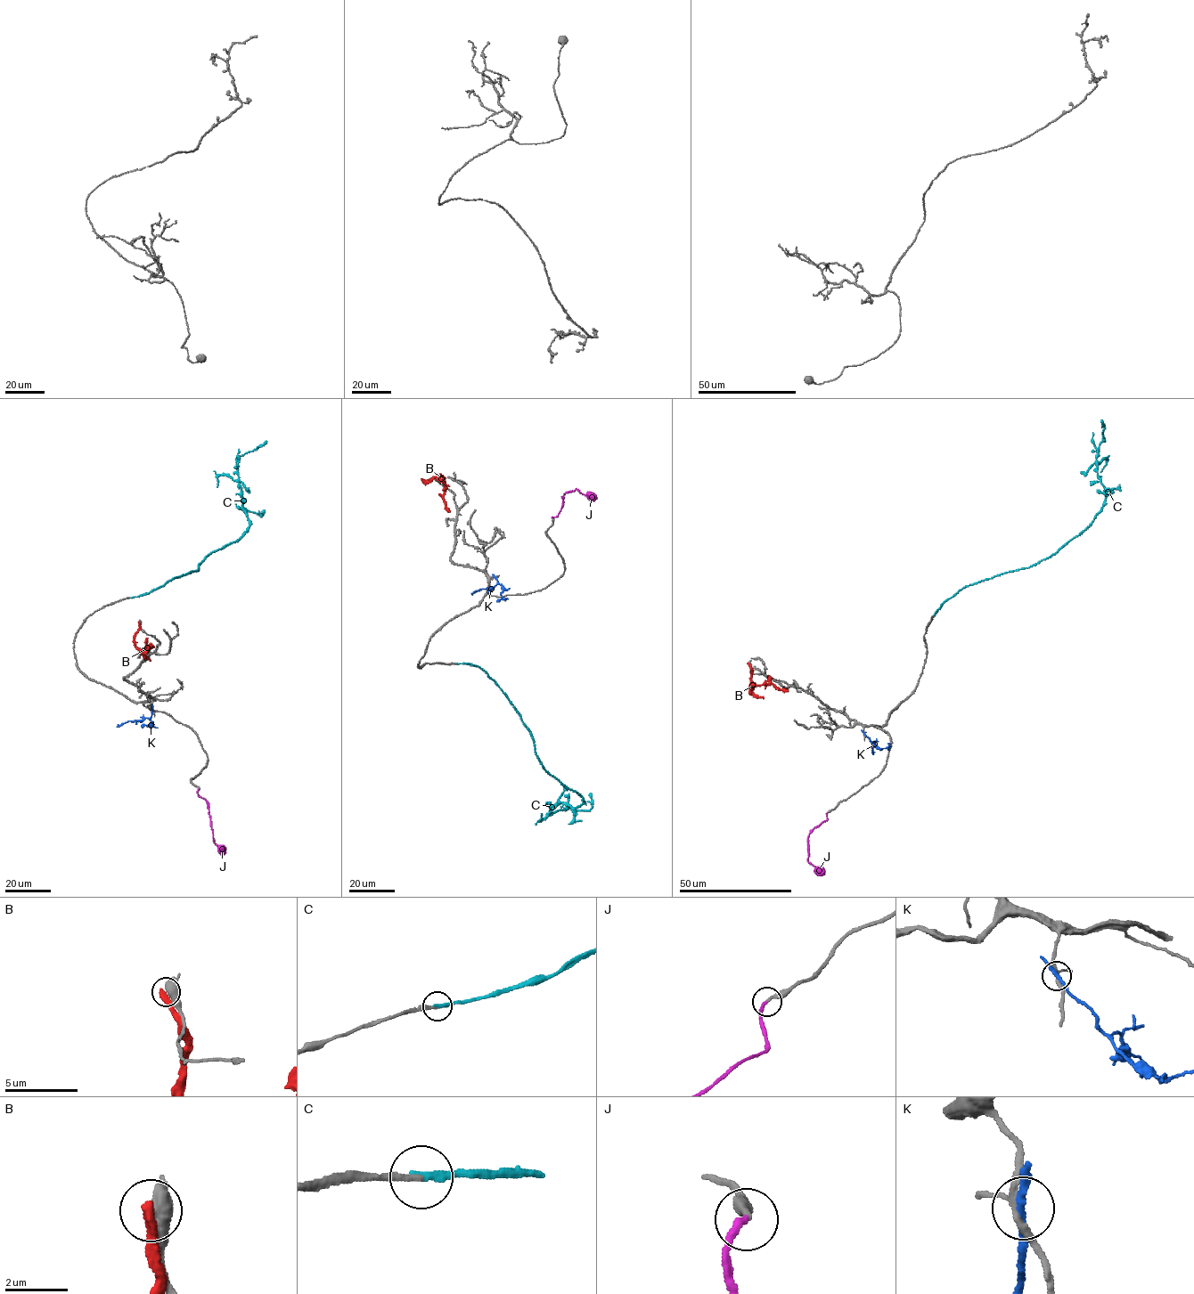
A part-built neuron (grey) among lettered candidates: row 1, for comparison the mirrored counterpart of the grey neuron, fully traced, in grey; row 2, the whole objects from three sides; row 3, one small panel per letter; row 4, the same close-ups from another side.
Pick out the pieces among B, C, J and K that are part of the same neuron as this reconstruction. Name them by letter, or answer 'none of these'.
C, J

